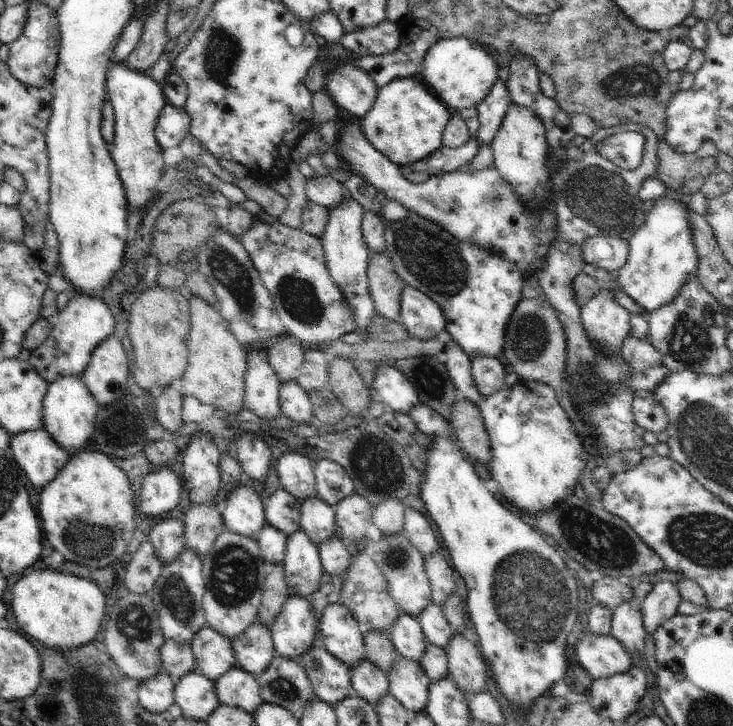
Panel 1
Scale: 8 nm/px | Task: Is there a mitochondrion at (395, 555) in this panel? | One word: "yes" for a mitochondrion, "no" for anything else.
yes

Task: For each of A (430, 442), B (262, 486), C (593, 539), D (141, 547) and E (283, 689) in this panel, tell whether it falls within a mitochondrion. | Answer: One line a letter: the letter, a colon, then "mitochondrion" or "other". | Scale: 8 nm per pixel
A: other
B: other
C: mitochondrion
D: other
E: mitochondrion

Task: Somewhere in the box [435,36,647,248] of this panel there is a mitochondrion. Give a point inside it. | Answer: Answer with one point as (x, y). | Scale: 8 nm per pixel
(601, 198)

